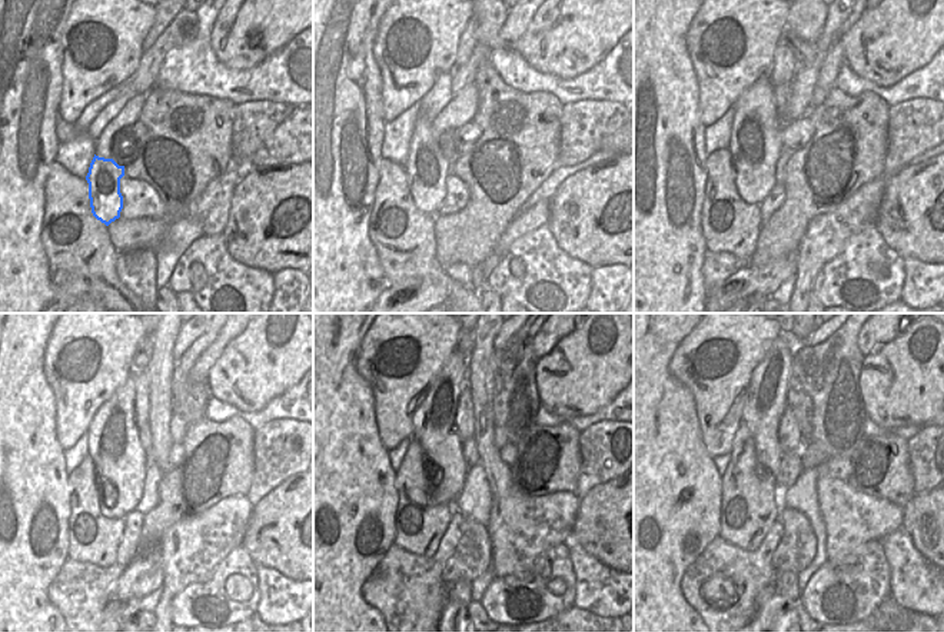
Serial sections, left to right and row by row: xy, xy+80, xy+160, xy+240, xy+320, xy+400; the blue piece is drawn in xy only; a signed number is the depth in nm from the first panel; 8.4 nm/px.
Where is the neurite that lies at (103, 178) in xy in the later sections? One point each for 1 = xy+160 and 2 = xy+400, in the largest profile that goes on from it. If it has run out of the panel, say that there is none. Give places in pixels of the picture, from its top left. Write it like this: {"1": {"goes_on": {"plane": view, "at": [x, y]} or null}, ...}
{"1": {"goes_on": {"plane": "xy+160", "at": [755, 145]}}, "2": {"goes_on": {"plane": "xy+400", "at": [767, 395]}}}

